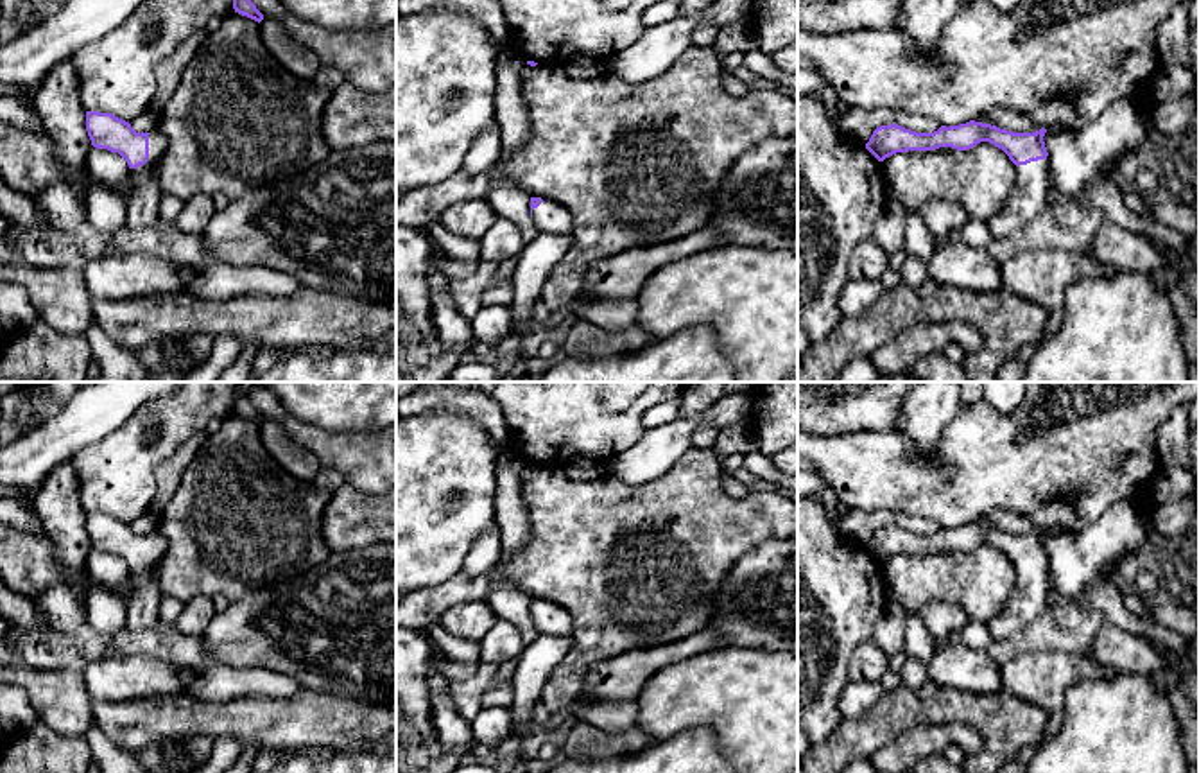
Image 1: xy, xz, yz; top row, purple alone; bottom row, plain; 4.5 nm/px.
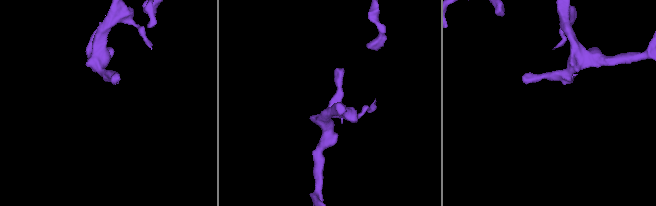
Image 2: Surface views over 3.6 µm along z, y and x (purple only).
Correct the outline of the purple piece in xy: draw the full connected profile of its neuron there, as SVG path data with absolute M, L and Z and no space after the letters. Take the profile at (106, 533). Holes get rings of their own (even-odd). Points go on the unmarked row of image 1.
M86 513L86 533L93 549L118 554L134 578L134 592L125 603L125 630L133 633L151 630L160 621L158 606L161 601L152 570L167 549L160 529L136 534L129 524L111 515Z

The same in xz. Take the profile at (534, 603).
M530 599L530 617L539 635L572 635L572 617L556 603Z

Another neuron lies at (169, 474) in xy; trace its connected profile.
M204 432L188 438L176 448L176 452L170 457L167 457L156 468L154 479L158 484L158 491L151 506L152 513L160 515L163 508L170 502L170 499L176 495L186 466L192 463L192 459L195 457L199 448L206 443L206 439L208 436Z

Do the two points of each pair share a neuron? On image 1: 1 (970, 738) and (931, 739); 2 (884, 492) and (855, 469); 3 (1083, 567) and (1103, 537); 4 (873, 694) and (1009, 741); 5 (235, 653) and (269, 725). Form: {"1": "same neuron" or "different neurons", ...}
{"1": "same neuron", "2": "same neuron", "3": "same neuron", "4": "different neurons", "5": "different neurons"}

